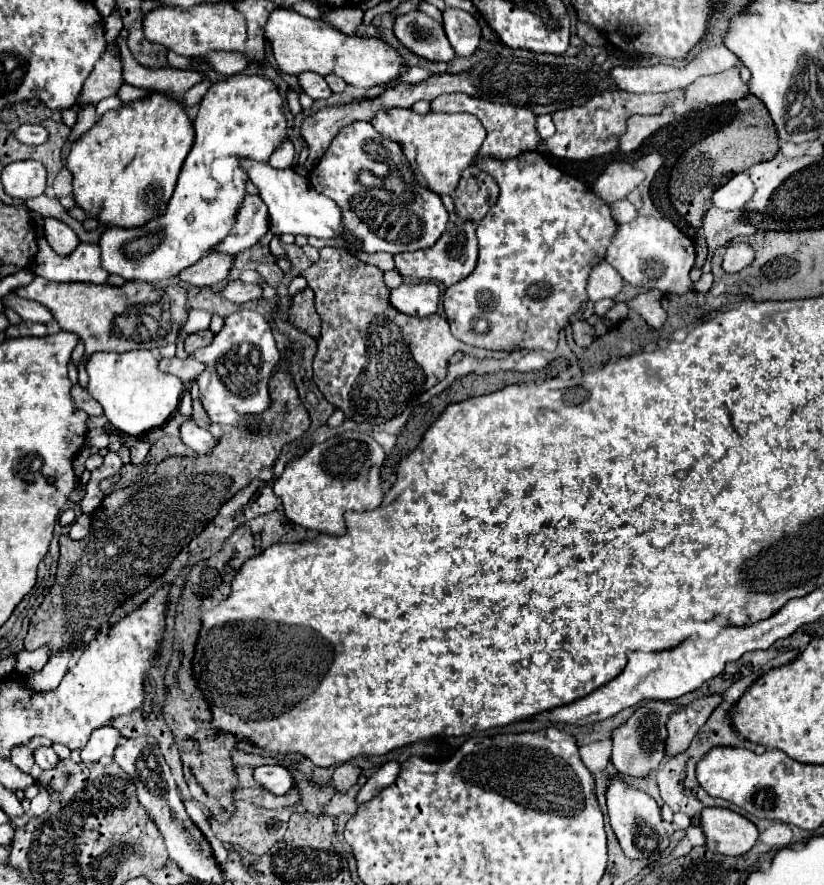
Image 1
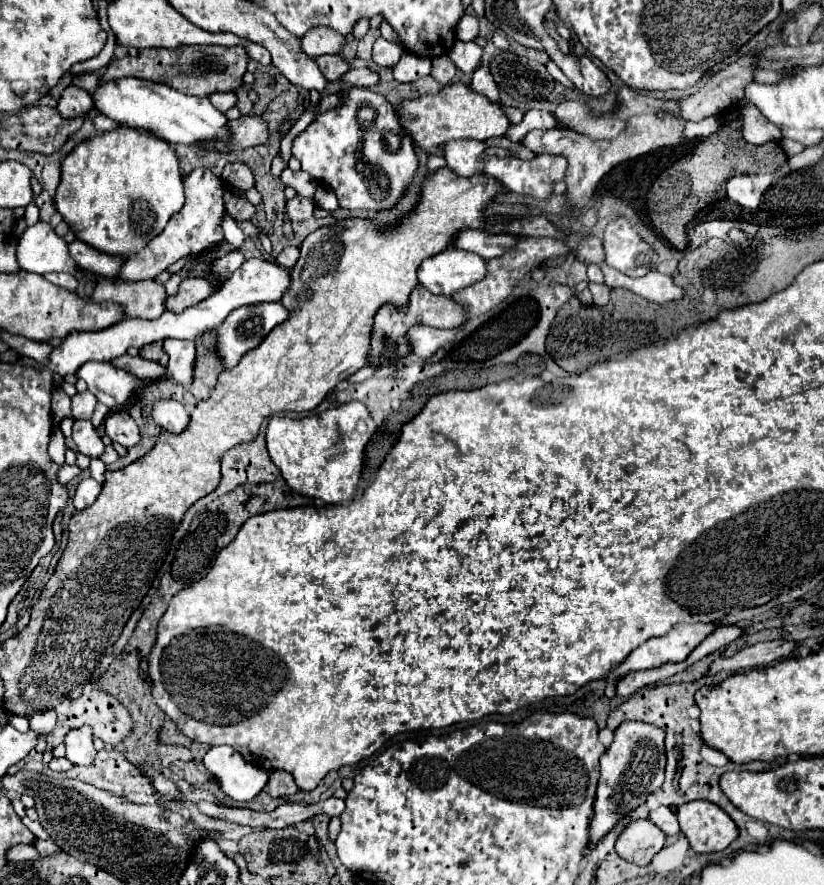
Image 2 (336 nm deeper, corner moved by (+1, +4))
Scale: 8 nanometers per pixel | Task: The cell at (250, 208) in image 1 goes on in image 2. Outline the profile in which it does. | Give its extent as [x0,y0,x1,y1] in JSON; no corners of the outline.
[117,168,225,282]

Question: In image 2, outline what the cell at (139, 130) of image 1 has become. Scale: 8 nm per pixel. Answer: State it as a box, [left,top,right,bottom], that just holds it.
[55,126,183,256]

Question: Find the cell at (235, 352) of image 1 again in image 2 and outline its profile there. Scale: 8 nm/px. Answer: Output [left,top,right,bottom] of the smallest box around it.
[217,302,289,368]

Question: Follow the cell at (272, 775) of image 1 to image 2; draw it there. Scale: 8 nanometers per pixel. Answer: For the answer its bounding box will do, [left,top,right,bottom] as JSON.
[203,746,269,800]

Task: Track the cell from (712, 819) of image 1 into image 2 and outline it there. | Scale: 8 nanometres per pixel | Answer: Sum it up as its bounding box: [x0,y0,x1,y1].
[677,800,739,852]

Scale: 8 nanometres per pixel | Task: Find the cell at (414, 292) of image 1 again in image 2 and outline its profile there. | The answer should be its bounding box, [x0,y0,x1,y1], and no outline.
[419,250,487,294]

